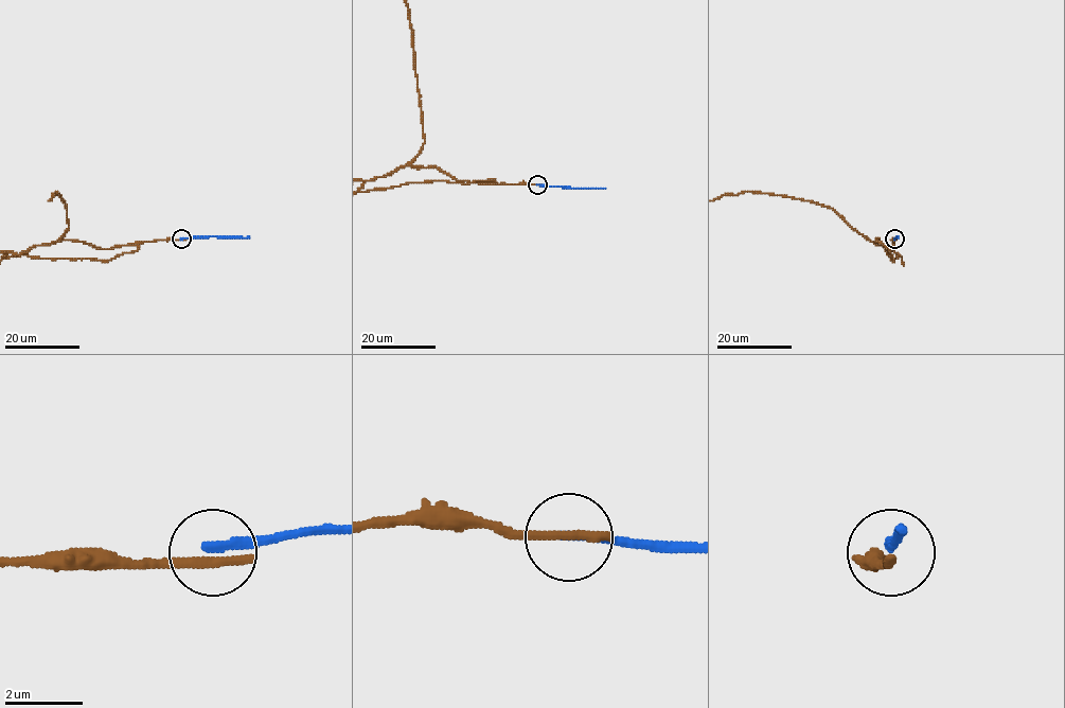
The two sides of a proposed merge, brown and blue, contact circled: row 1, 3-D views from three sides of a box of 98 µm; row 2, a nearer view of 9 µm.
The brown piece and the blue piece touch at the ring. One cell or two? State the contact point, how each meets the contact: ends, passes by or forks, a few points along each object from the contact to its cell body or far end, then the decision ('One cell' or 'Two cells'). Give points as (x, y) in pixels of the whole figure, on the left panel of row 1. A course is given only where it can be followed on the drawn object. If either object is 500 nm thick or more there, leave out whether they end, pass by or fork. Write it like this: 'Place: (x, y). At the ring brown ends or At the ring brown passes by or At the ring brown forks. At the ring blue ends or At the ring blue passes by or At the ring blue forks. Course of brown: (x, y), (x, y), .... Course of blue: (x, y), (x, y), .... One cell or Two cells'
Place: (181, 239). At the ring brown ends. At the ring blue ends. Course of blue: (181, 240), (249, 236). Two cells

